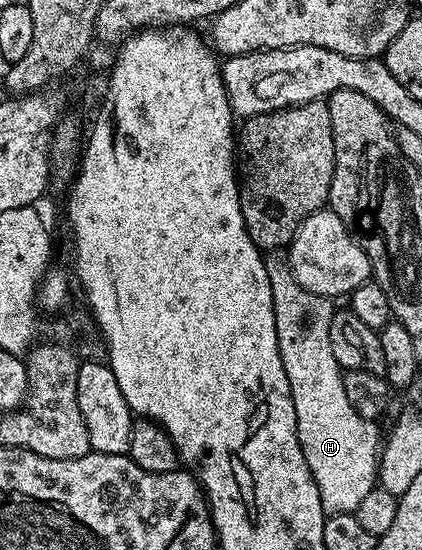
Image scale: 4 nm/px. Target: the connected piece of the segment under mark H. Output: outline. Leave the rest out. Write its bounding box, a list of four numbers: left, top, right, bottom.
[265,255,378,515]

